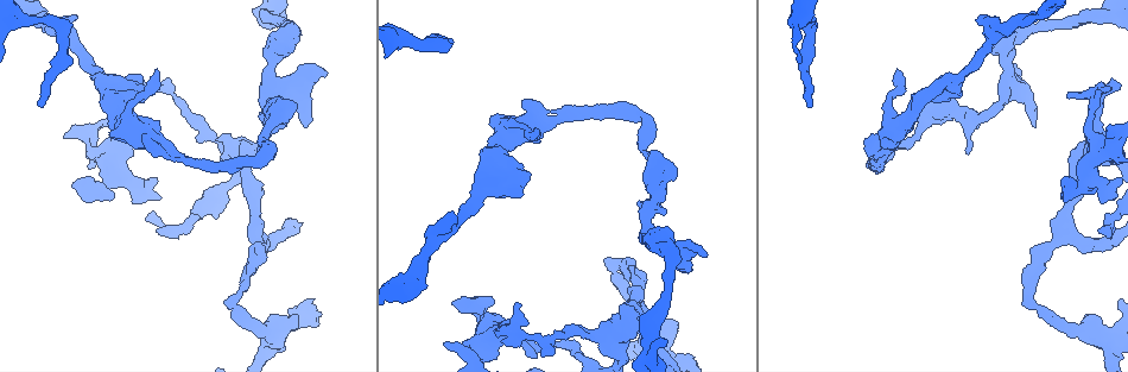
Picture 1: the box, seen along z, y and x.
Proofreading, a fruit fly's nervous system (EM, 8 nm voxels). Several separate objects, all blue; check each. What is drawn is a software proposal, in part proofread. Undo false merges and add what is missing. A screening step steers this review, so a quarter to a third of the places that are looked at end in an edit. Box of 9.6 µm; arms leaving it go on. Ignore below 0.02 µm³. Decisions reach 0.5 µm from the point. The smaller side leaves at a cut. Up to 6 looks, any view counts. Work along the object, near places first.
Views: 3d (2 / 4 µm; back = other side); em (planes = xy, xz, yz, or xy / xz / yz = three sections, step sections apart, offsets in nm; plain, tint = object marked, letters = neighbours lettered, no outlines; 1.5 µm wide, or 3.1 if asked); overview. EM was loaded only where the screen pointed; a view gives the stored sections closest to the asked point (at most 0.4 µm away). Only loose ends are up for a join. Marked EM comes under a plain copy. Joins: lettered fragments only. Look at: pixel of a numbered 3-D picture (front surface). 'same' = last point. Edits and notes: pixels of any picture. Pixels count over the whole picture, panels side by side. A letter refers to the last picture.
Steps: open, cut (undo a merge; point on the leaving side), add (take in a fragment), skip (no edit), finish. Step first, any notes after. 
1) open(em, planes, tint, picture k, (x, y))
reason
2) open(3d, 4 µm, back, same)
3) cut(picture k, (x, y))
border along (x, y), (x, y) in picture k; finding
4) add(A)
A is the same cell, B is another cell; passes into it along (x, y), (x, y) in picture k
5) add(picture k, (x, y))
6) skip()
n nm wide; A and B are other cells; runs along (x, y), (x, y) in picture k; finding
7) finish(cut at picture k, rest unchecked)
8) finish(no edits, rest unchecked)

open(em, planes, letters, picture 1, (304, 125))
free end

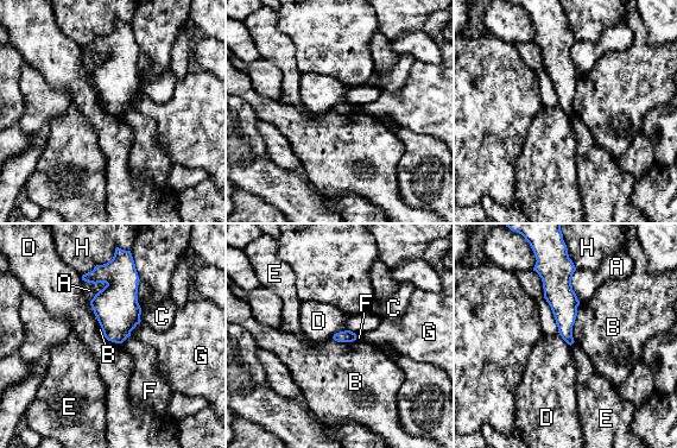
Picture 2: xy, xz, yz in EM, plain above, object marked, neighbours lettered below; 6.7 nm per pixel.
skip()
A, B, C, D, E, F, G and H are other cells; border along (580, 303), (573, 326), (574, 341) in picture 2; no lettered fragment goes on from it

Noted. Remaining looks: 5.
open(em, xz, step 8, tint, picture 1, (508, 328))
arms part here

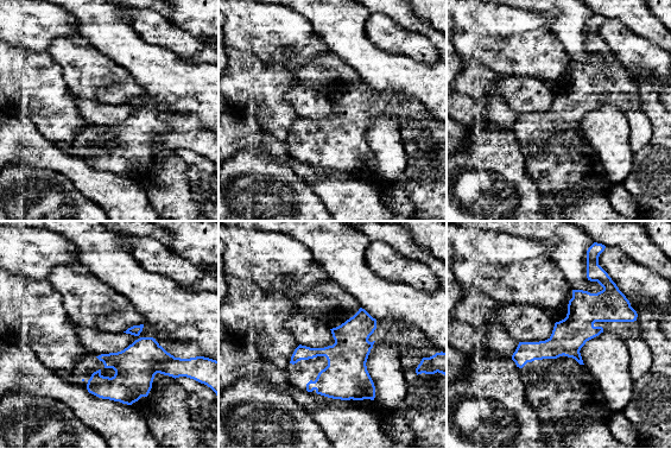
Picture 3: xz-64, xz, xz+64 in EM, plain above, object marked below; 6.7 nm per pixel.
open(em, planes, letters, same)

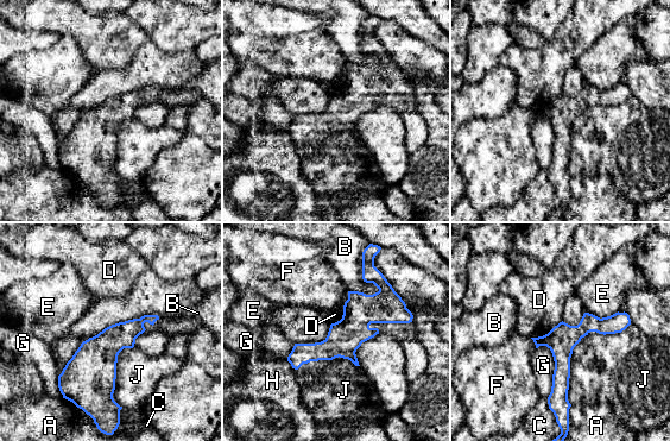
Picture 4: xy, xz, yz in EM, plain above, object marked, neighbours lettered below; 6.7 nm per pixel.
skip()
150 nm wide; A, B, C, D, E, F, G, H and J are other cells; runs along (613, 319), (562, 348), (558, 440) in picture 4; all the same cell

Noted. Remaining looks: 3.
open(em, xy, step 8, letters, picture 1, (37, 105))
long arm stops here

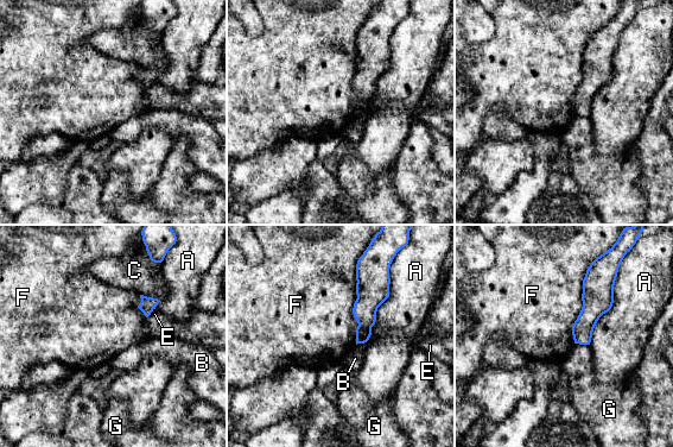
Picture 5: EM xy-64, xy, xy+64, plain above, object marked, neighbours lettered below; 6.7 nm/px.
open(em, planes, letters, same)
cut it another way

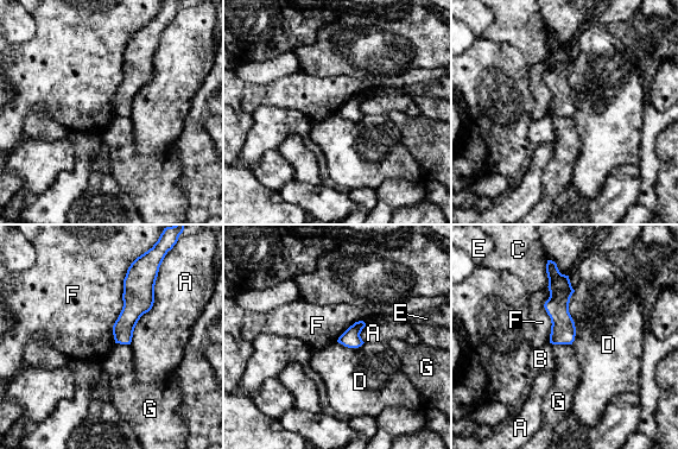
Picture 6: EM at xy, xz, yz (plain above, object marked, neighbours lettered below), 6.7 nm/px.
skip()
A, B, C, D, E, F and G are other cells; border along (134, 260), (124, 279), (114, 342) in picture 6; no lettered fragment goes on from it

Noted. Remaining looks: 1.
finish(no edits, rest unchecked)

